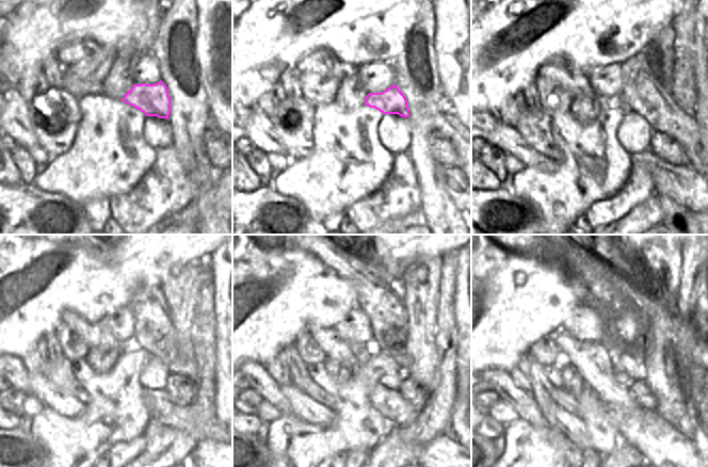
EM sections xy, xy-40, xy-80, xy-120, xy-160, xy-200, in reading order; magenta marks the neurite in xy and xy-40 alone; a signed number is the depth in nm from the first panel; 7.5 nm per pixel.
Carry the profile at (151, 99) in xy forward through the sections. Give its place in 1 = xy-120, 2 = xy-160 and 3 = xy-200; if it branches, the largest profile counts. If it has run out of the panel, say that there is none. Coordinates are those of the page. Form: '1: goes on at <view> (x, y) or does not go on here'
1: goes on at xy-120 (181, 286)
2: goes on at xy-160 (420, 283)
3: goes on at xy-200 (659, 283)

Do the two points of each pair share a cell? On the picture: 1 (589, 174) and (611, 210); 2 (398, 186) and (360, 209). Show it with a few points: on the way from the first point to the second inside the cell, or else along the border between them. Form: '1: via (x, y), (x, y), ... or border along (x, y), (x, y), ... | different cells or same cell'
1: border along (624, 183), (612, 196), (596, 200), (583, 213) | different cells
2: via (388, 195), (374, 209), (370, 209) | same cell

